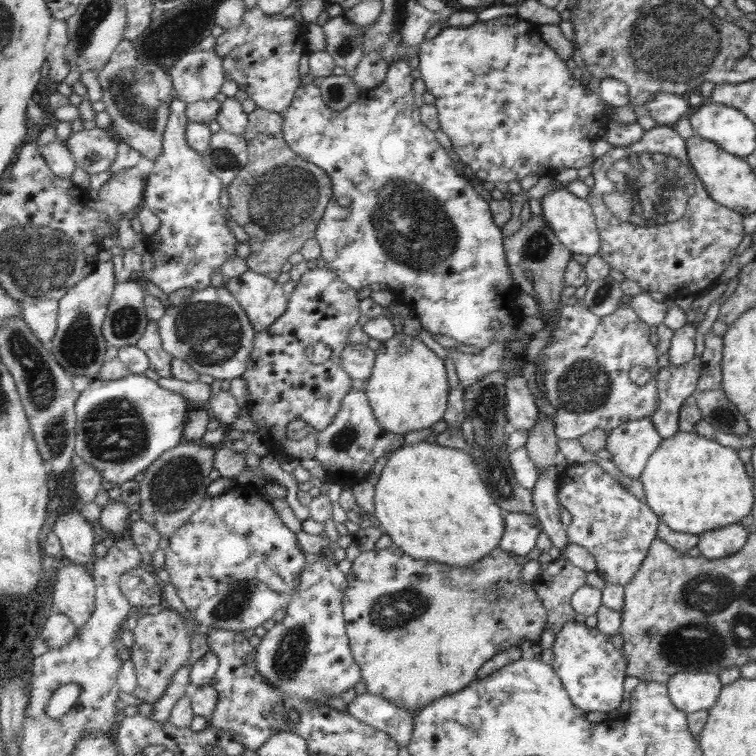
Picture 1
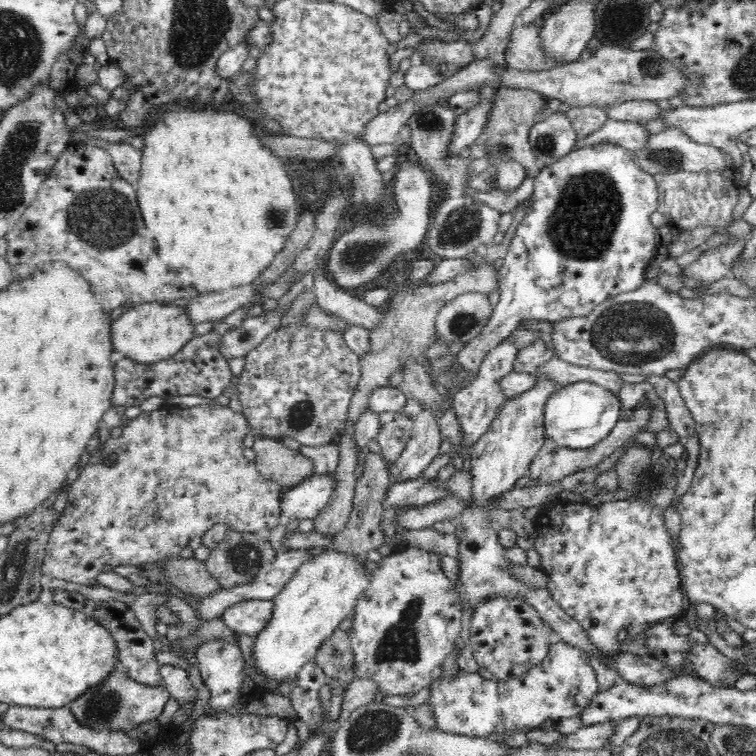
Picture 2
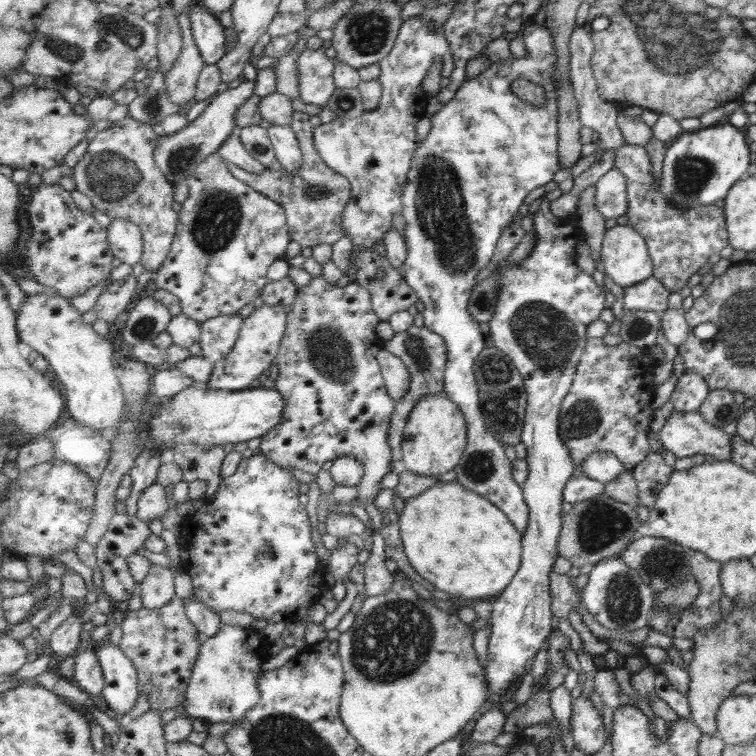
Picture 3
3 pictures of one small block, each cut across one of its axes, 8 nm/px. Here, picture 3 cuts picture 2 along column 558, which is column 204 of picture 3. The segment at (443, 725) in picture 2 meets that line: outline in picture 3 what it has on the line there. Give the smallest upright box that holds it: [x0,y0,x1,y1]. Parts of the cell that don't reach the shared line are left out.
[183,624,275,726]

